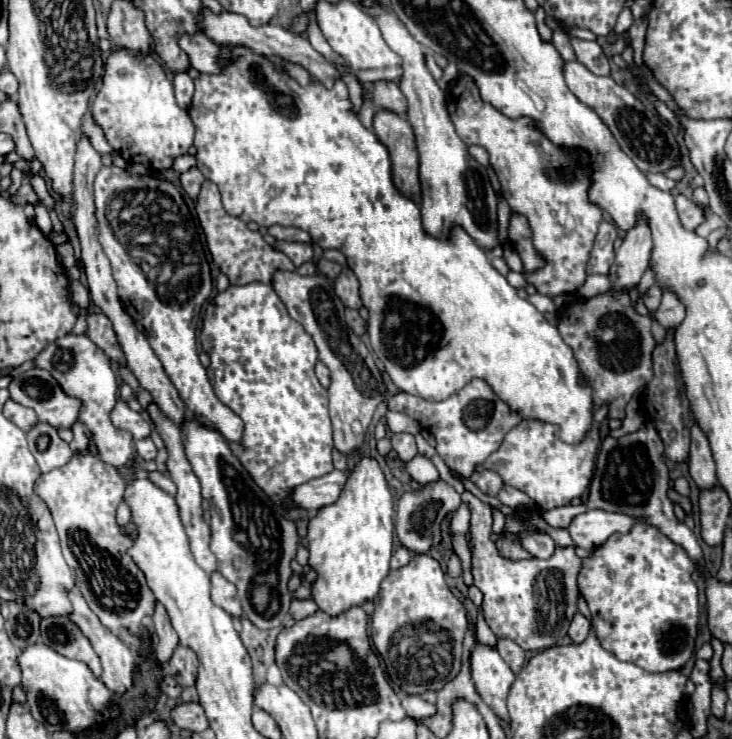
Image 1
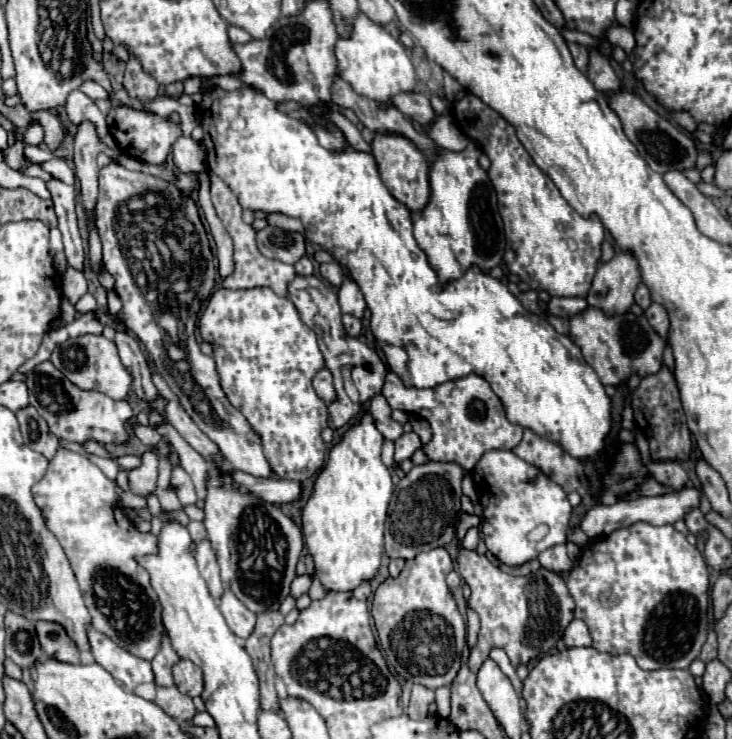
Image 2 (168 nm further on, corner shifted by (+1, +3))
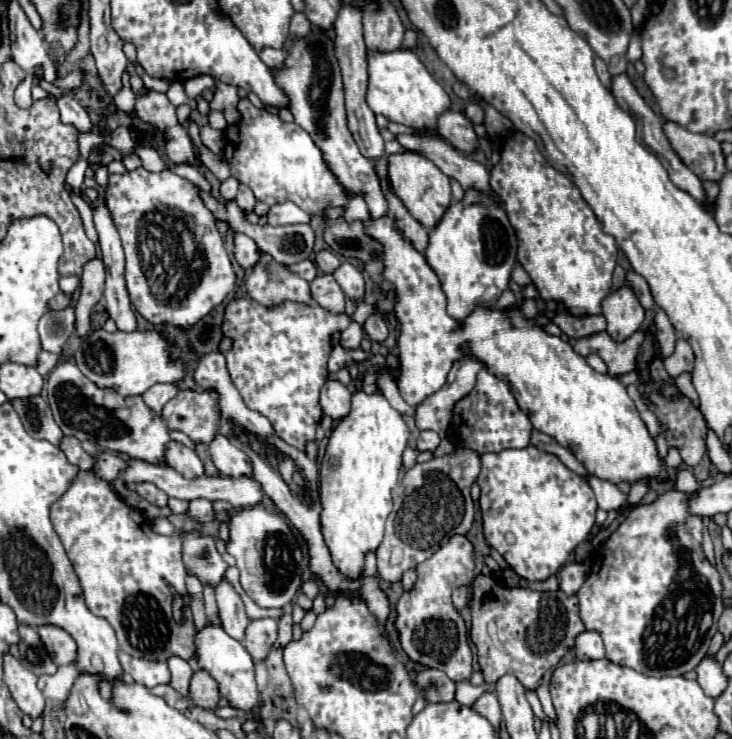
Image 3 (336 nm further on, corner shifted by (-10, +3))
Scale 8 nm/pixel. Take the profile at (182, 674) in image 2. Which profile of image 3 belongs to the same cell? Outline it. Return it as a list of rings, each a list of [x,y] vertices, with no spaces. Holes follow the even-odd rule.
[[[195,670],[189,684],[189,698],[195,706],[205,710],[215,710],[219,702],[219,686],[213,680],[213,676],[205,670]]]

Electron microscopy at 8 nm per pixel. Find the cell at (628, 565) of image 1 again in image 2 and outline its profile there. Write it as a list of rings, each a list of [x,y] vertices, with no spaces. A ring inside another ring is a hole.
[[[636,522],[588,542],[582,550],[582,558],[568,574],[566,584],[576,602],[574,616],[586,622],[594,640],[592,646],[598,652],[608,652],[610,656],[630,654],[644,670],[686,668],[700,656],[708,632],[708,566],[698,548],[672,524],[652,526]]]

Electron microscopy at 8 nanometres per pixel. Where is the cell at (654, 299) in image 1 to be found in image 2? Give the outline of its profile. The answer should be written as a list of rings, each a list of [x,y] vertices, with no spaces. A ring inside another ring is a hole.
[[[644,284],[638,286],[638,290],[636,290],[636,294],[634,294],[634,300],[636,300],[636,304],[638,304],[642,310],[646,310],[646,308],[652,304],[650,292],[648,292],[648,288],[646,288]]]

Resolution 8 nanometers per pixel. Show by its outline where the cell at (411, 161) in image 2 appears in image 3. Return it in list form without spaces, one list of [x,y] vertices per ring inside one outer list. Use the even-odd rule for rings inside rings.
[[[401,152],[387,156],[387,172],[393,192],[401,198],[409,214],[423,226],[433,228],[439,222],[439,216],[443,216],[443,212],[451,204],[449,178],[433,162],[429,162],[425,156],[417,152]]]

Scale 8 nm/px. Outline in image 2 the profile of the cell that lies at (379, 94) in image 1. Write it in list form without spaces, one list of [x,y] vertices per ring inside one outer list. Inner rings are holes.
[[[412,92],[412,94],[398,94],[398,96],[394,96],[392,104],[400,112],[404,112],[404,116],[412,118],[414,122],[418,122],[422,126],[434,124],[434,120],[436,120],[436,112],[434,112],[430,100],[424,94],[416,94],[416,92]]]

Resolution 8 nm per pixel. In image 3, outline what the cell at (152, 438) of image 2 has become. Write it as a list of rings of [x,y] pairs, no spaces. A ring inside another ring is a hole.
[[[169,440],[165,444],[165,462],[177,472],[183,472],[183,476],[187,478],[203,476],[203,462],[197,458],[197,454],[191,448],[187,448],[181,442]]]

